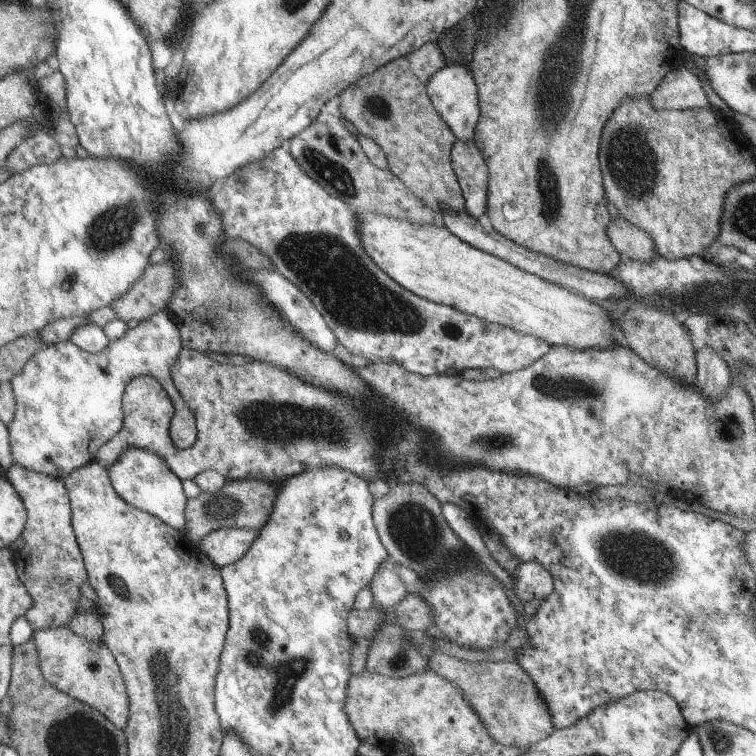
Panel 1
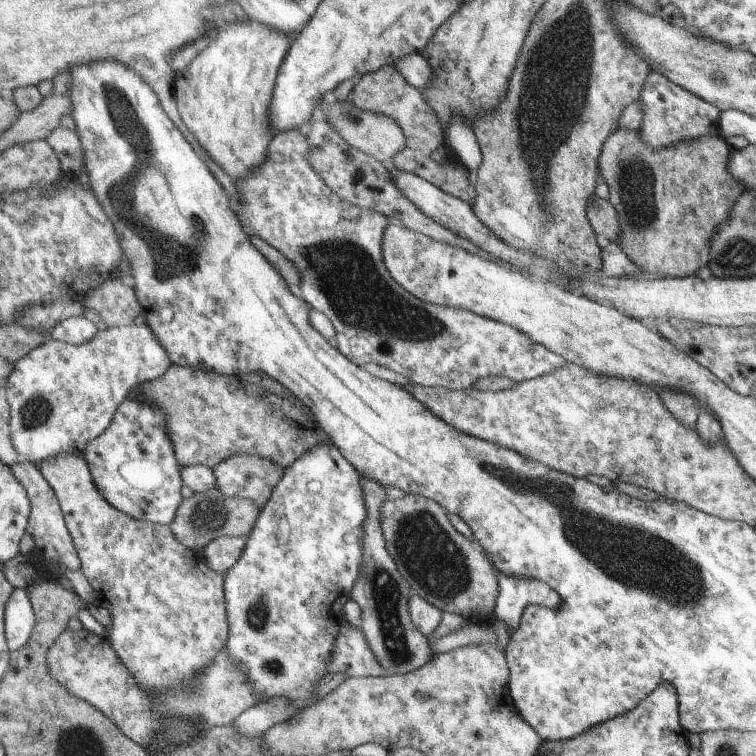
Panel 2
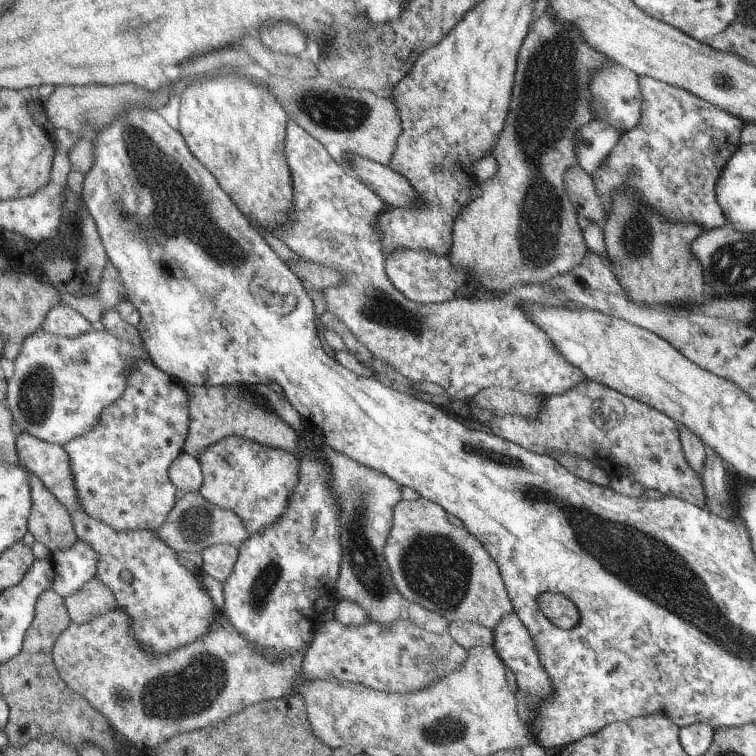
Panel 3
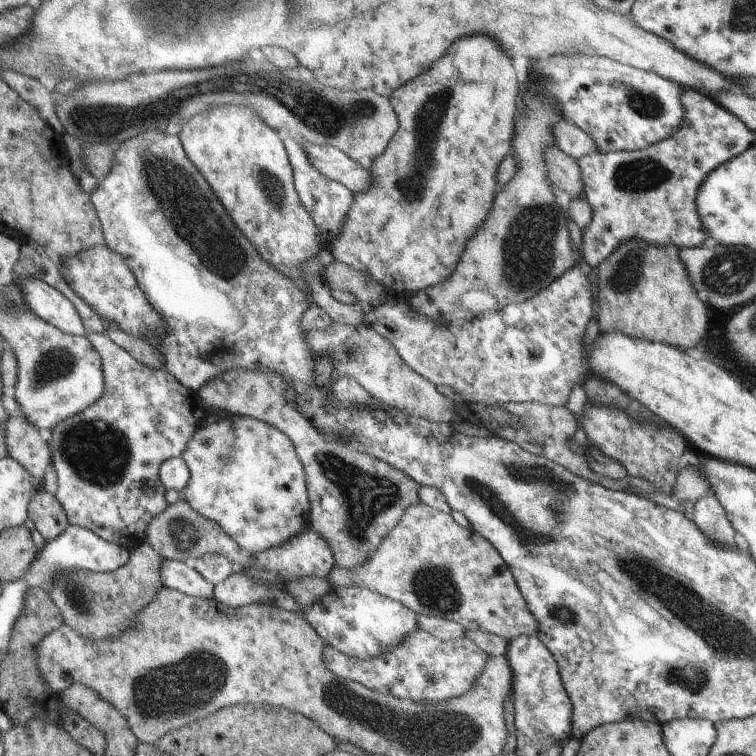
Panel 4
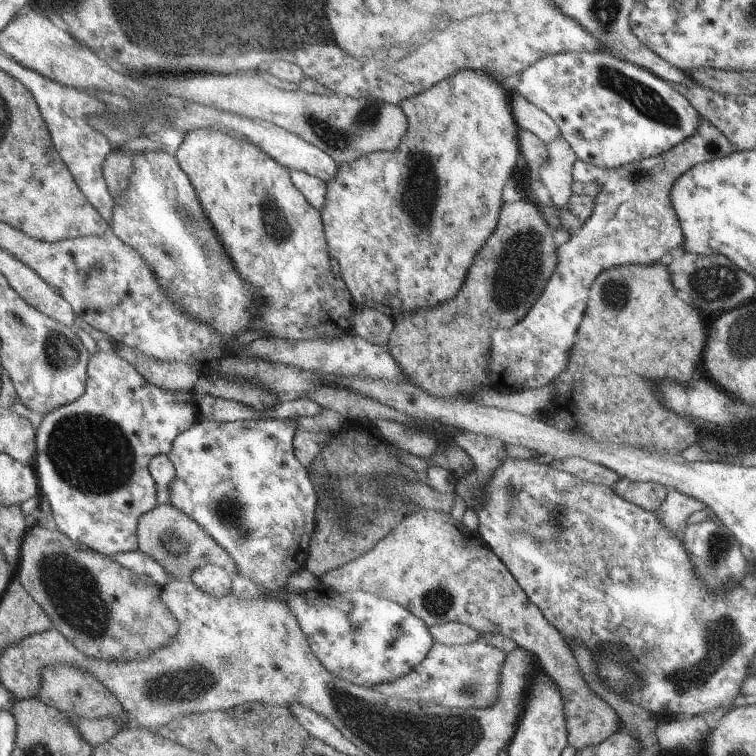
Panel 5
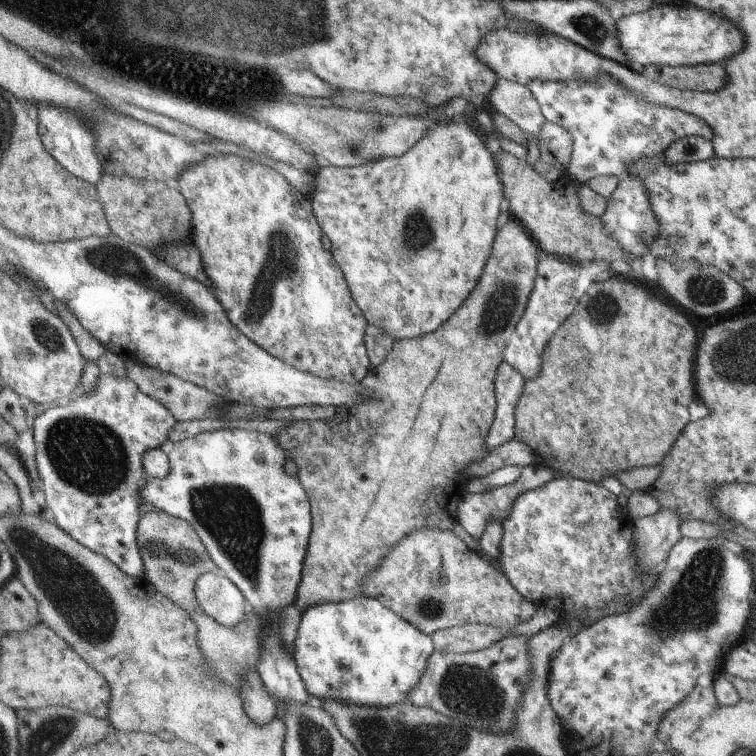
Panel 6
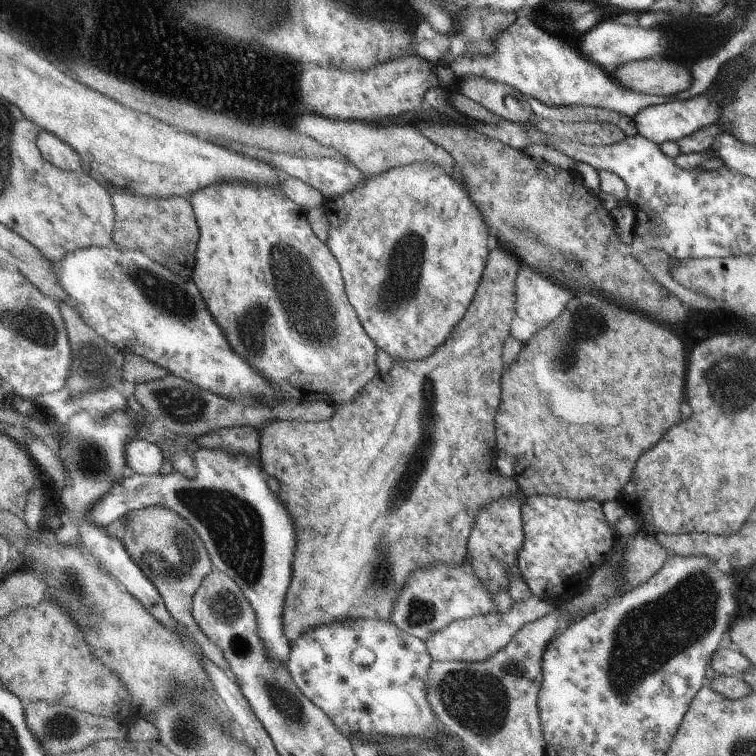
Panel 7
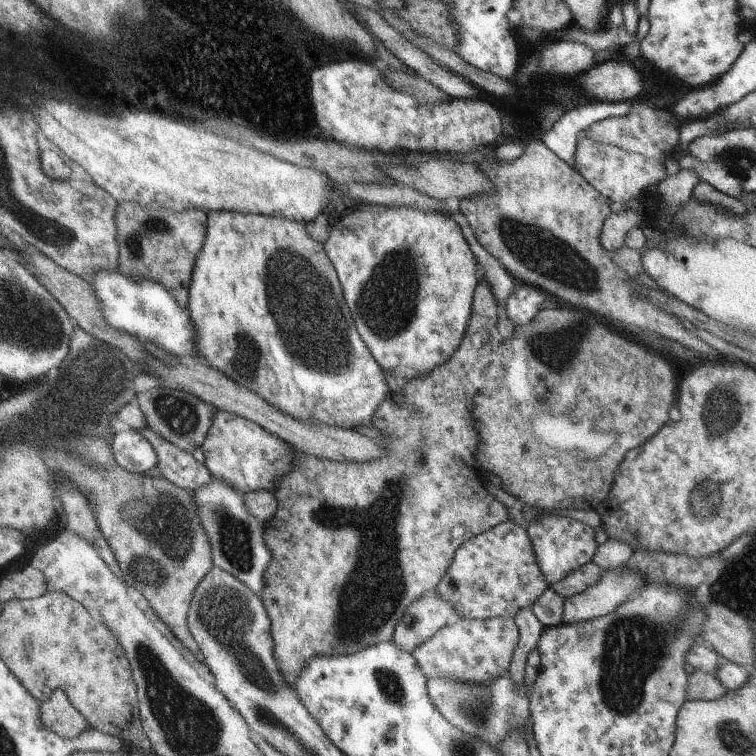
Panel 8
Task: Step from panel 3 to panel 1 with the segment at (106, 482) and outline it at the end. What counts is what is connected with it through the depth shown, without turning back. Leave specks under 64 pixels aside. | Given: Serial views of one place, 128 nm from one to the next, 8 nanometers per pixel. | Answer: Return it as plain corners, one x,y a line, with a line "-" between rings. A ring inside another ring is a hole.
127,448
127,451
119,456
117,462
106,469
106,473
110,477
110,484
114,487
115,492
127,504
130,504
133,508
138,508
141,512
151,513
151,516
166,521
171,528
185,533
185,510
186,503
189,500
183,494
178,476
175,476
174,471
157,453
145,448

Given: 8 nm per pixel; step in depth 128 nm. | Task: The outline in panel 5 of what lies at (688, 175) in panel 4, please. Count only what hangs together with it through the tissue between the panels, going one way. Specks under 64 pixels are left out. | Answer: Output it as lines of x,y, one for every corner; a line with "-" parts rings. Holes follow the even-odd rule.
699,117
697,130
661,156
619,168
595,168
576,159
571,170
573,180
595,182
601,190
594,196
591,214
582,228
557,247
557,266
524,318
519,324
495,330
490,360
491,388
515,394
524,389
545,387
557,379
569,363
573,334
581,318
585,318
583,310
589,302
589,286
595,276
619,265
649,265
669,250
682,246
685,237
670,201
670,188
692,167
723,158
733,151
735,148
725,134

